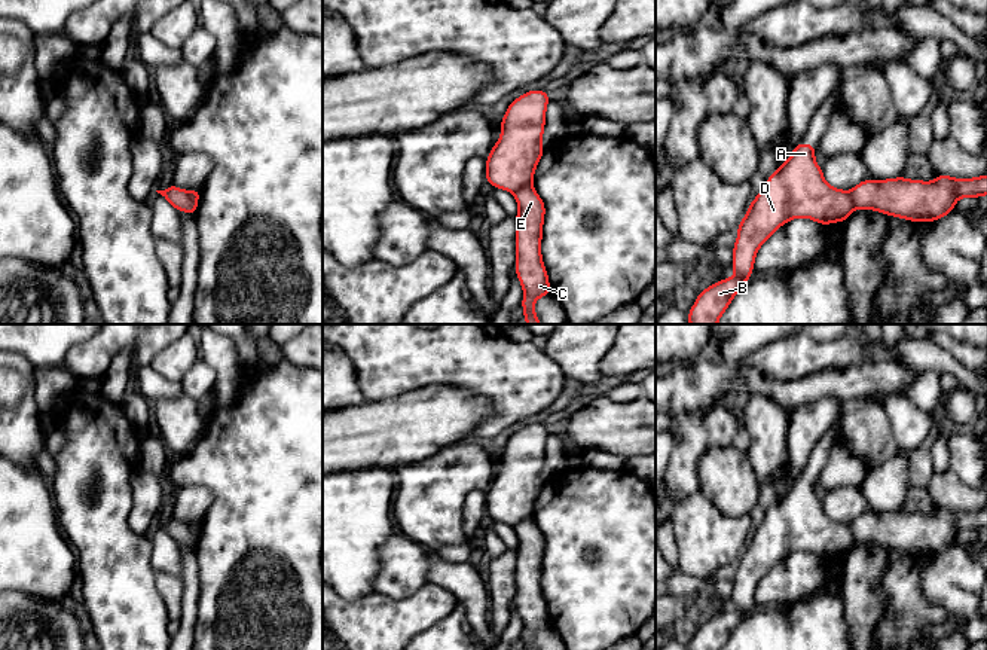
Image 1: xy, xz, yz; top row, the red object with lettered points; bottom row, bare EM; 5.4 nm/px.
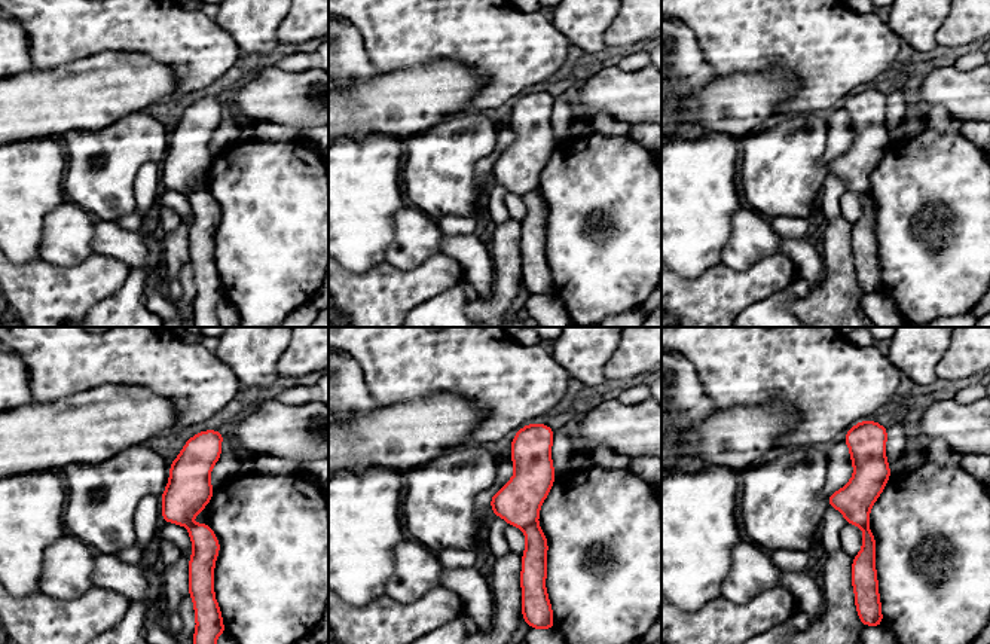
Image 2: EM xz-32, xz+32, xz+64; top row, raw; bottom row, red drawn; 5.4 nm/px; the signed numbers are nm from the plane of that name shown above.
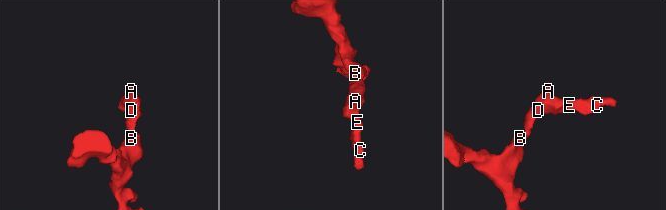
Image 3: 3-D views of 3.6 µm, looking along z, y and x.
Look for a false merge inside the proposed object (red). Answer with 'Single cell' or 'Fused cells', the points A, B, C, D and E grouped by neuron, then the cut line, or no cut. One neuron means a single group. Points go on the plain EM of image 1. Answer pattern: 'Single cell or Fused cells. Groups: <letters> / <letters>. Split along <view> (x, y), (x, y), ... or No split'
Fused cells. Groups: A B D / C E. Split along xz (531, 516), (513, 525)

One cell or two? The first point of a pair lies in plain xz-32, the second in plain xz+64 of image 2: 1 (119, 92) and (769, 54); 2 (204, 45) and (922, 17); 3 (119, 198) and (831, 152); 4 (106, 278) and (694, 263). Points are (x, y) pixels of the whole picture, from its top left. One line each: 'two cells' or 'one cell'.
1: two cells
2: two cells
3: two cells
4: two cells

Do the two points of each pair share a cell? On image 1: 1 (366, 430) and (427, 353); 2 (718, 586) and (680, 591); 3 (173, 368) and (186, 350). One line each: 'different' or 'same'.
1: different
2: same
3: same

